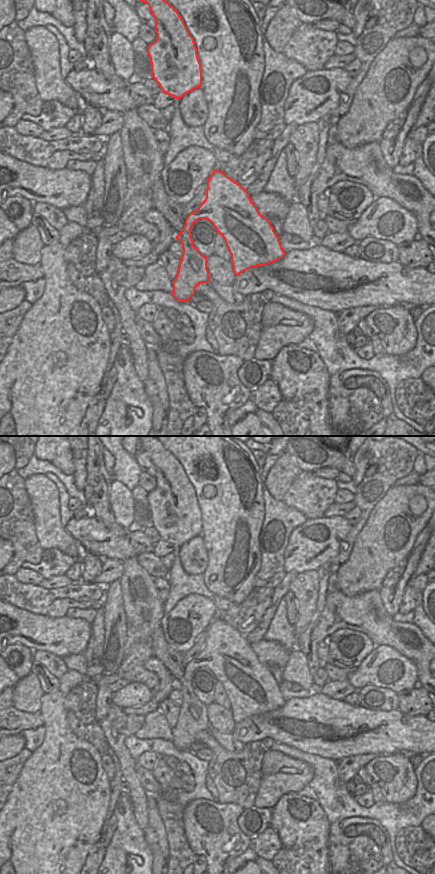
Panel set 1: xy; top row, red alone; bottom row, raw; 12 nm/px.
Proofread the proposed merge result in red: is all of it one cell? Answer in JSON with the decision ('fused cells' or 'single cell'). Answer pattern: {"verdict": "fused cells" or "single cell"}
{"verdict": "single cell"}

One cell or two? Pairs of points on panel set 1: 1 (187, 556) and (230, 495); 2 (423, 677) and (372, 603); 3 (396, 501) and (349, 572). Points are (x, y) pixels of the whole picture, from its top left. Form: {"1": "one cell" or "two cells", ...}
{"1": "two cells", "2": "one cell", "3": "one cell"}

